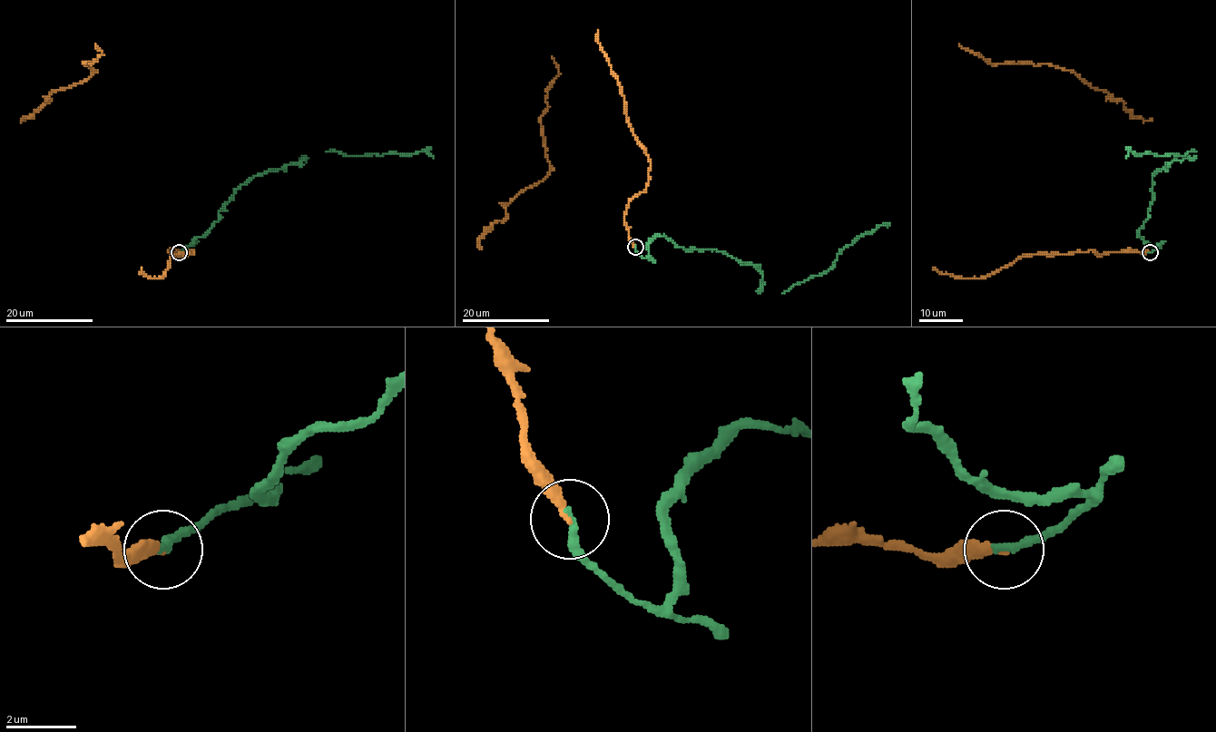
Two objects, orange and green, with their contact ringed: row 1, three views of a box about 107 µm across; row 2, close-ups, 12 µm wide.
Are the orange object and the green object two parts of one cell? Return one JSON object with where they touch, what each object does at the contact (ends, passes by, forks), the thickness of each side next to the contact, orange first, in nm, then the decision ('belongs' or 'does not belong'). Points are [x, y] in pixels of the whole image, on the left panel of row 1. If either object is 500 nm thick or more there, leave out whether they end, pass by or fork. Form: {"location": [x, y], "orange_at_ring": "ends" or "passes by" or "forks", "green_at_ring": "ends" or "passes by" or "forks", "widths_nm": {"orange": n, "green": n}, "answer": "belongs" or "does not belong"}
{"location": [179, 252], "orange_at_ring": "ends", "green_at_ring": "ends", "widths_nm": {"orange": 280, "green": 280}, "answer": "belongs"}

